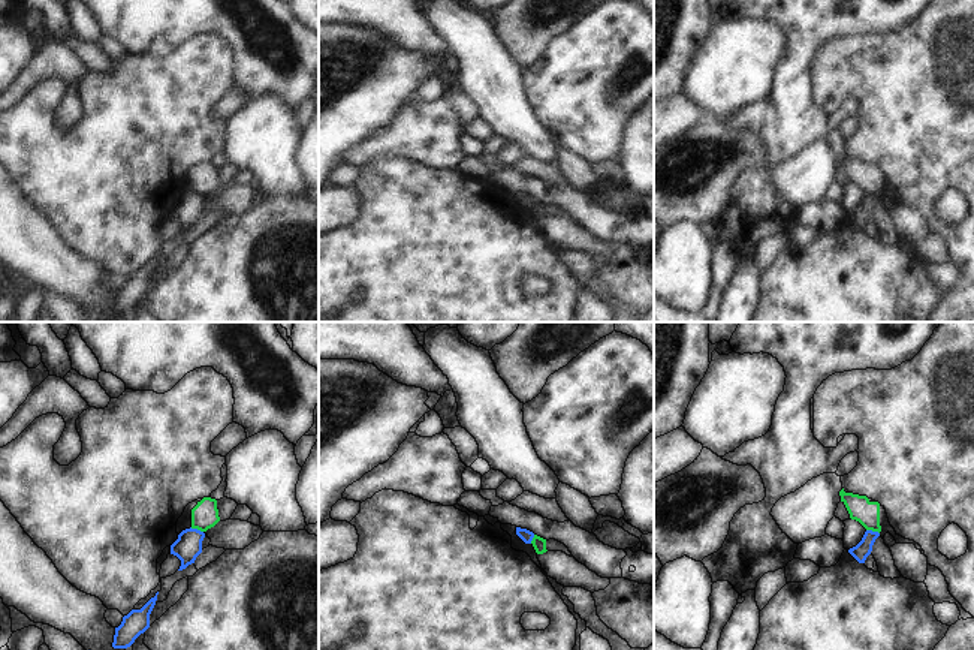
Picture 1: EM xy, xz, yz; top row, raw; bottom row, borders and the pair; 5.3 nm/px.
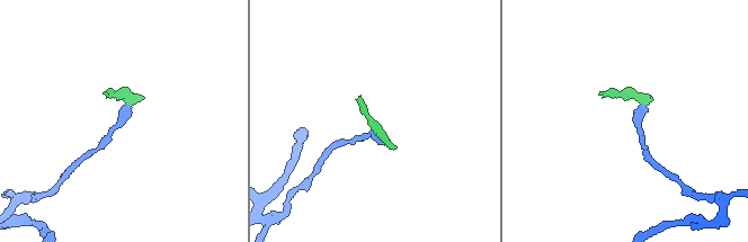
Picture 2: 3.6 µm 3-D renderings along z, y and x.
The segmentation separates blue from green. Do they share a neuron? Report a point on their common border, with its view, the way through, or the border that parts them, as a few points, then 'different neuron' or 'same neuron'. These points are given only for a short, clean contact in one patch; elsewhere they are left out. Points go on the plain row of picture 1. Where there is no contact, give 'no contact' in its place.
meets blue in yz at (871, 195); border along yz (867, 193), (878, 198); different neuron

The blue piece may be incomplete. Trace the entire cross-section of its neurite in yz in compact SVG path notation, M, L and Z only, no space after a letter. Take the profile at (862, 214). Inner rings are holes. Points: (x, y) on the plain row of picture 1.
M866 195L862 205L848 214L848 217L859 226L859 228L865 228L866 222L871 219L872 216L872 210L875 207L875 204L880 201L878 196L872 196L872 195Z

